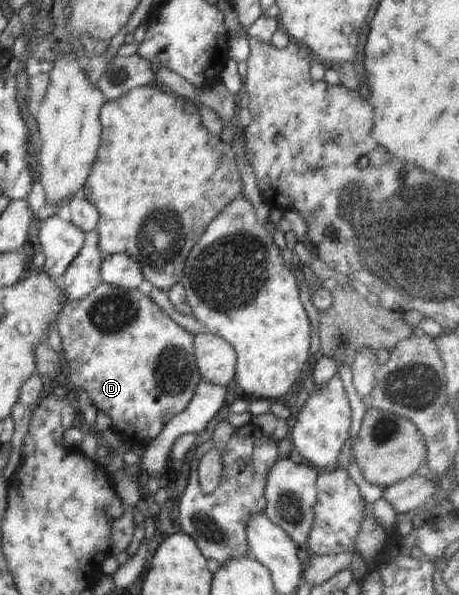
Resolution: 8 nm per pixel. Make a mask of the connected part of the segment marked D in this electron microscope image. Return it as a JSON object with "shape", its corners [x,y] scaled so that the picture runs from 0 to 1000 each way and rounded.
{"shape":[[[222,476],[222,479],[209,481],[205,489],[198,489],[190,497],[183,503],[153,504],[148,509],[139,509],[139,519],[131,523],[131,533],[120,543],[135,571],[137,600],[133,602],[148,650],[166,659],[176,657],[176,654],[187,657],[192,667],[200,672],[200,681],[209,681],[214,689],[227,692],[242,704],[240,719],[257,733],[268,731],[275,743],[318,750],[357,721],[357,716],[375,701],[388,697],[414,677],[427,650],[440,640],[423,597],[425,561],[401,555],[388,543],[375,539],[373,533],[331,506],[327,496],[312,492],[303,484],[279,486]]]}

